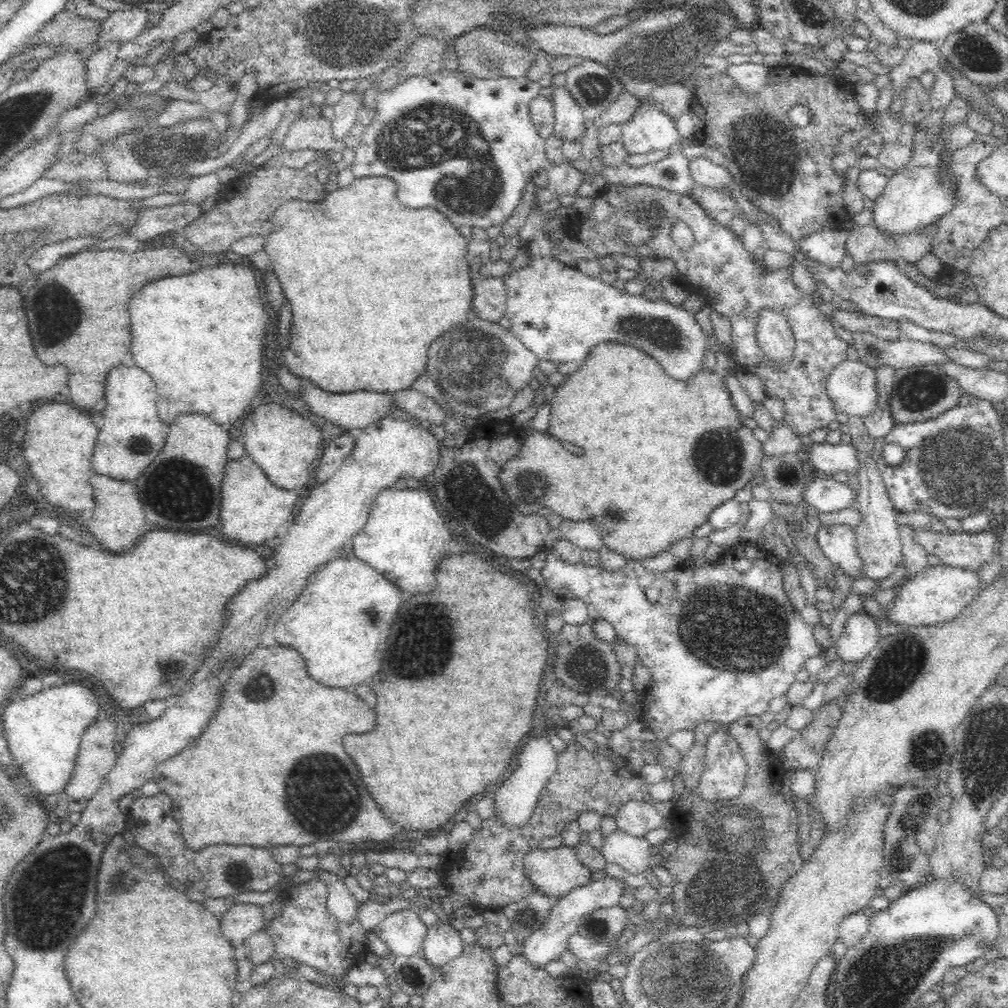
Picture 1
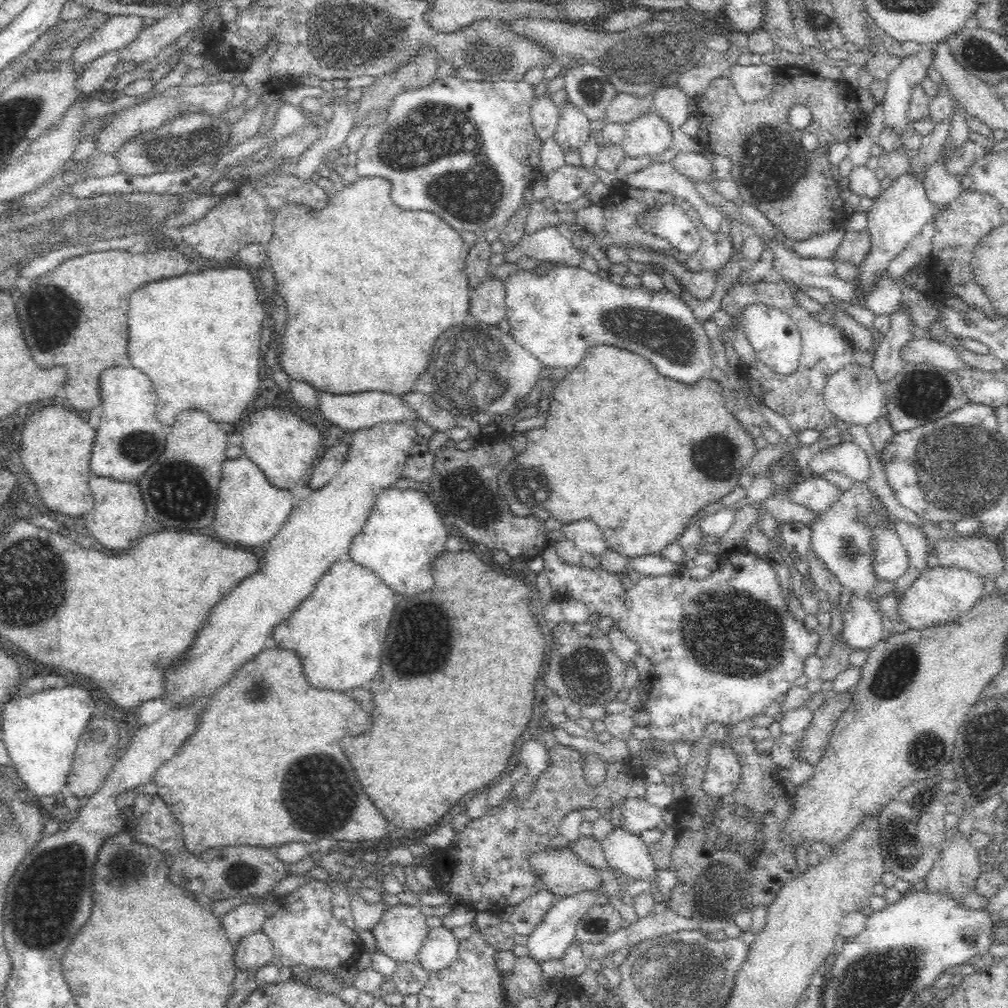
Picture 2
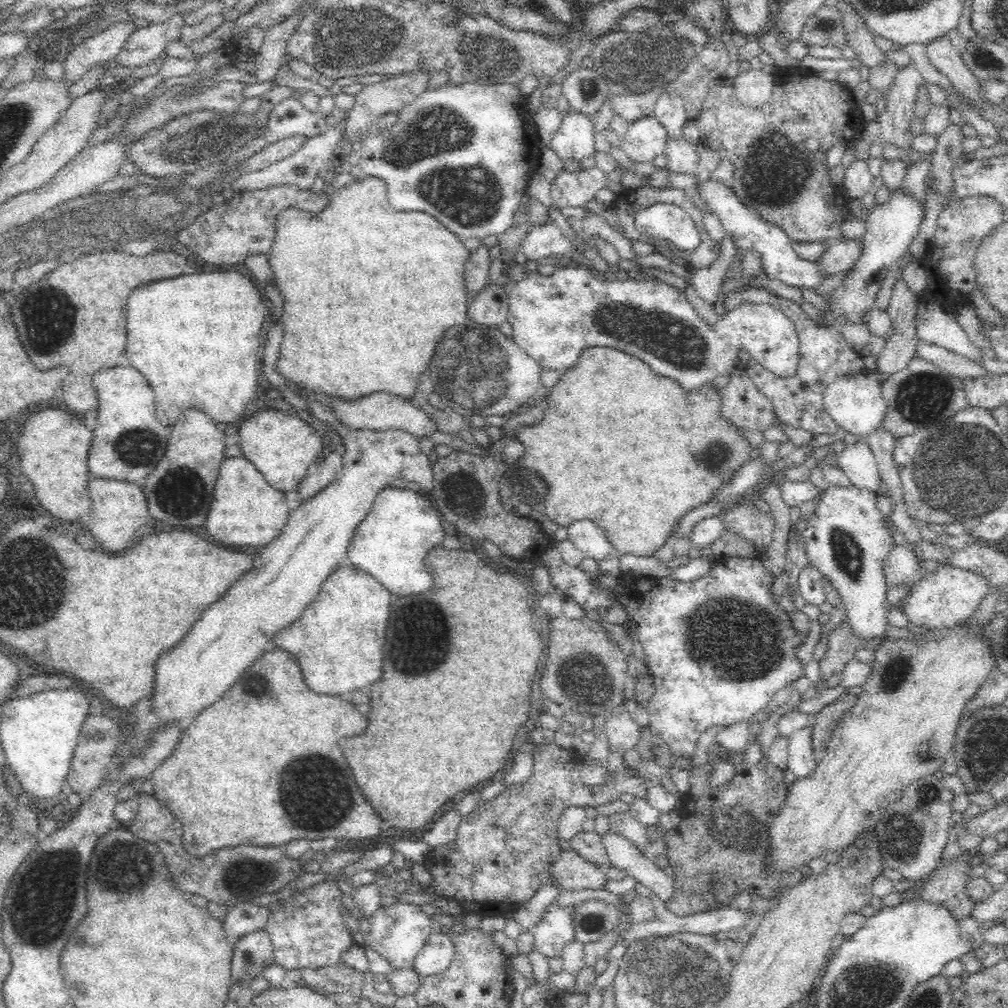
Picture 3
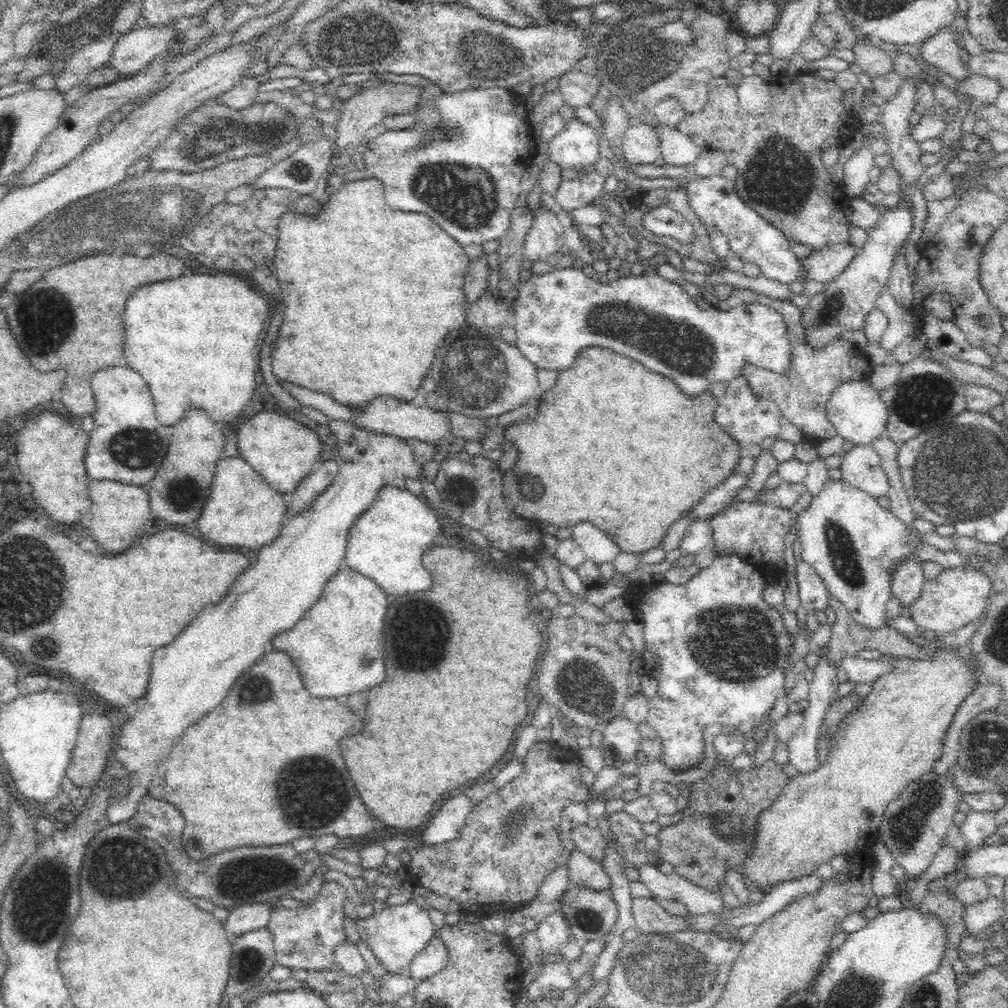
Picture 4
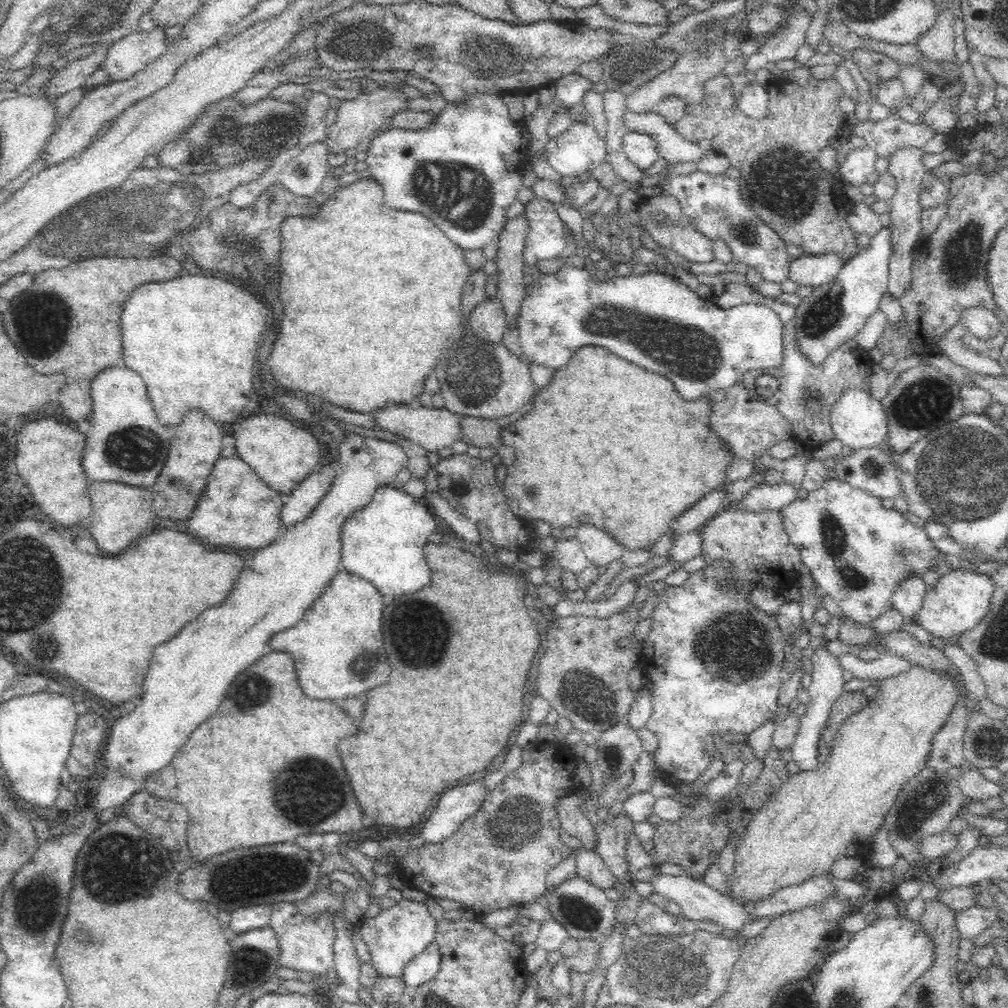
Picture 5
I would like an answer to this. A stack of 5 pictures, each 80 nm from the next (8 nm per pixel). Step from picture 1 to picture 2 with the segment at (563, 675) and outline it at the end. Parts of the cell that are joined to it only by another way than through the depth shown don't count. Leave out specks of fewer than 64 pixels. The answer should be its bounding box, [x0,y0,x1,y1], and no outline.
[546,620,627,705]

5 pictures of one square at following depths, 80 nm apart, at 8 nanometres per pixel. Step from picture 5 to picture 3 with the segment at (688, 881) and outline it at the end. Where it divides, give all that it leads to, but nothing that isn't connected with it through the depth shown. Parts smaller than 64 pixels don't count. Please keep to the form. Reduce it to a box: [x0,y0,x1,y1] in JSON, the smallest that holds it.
[602,832,674,903]

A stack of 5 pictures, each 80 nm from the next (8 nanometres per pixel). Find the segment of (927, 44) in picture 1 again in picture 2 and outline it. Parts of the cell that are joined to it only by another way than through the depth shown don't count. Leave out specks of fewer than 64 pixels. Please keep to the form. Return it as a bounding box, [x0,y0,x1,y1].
[881,46,934,135]

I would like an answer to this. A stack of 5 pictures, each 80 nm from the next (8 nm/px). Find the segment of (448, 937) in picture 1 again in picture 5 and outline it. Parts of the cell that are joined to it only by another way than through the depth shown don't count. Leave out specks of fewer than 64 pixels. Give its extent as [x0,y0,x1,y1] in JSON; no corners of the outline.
[402,940,442,990]

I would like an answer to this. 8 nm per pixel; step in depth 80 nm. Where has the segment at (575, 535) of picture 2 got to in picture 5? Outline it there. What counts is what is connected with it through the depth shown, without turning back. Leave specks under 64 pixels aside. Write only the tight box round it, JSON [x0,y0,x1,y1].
[575,524,625,567]

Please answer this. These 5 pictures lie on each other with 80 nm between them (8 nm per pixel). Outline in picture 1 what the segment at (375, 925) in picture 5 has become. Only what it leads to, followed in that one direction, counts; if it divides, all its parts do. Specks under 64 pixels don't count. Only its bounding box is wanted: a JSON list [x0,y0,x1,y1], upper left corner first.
[373,910,427,956]

